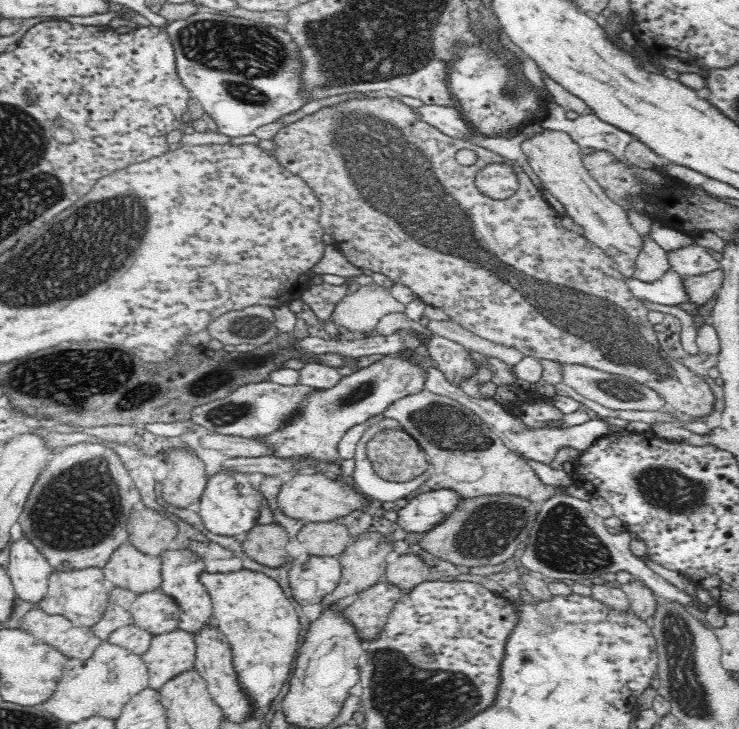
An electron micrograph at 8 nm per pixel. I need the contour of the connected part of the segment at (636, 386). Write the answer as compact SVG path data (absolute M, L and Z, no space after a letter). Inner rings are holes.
M561 364L561 366L564 384L571 386L576 393L584 396L584 398L603 407L620 411L661 411L667 409L665 401L658 393L634 379L623 378L618 380L616 375L580 364Z

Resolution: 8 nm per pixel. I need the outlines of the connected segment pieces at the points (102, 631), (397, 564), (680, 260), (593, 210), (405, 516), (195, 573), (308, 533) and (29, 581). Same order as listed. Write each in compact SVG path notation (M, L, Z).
M112 587L109 592L108 606L105 613L91 631L102 641L108 641L108 636L122 626L134 624L131 604L137 594L126 588Z
M402 554L394 563L387 564L383 580L406 591L428 580L430 575L430 569L420 556Z
M695 242L667 252L667 259L671 270L682 277L700 276L722 267L720 261L716 261L704 246Z
M544 129L524 140L521 149L529 165L543 182L543 187L564 205L566 216L582 226L583 235L610 256L626 278L632 277L643 238L630 225L626 207L604 194L598 181L586 170L582 147L566 132Z
M448 487L420 493L398 512L398 526L406 532L429 532L454 512L461 500L461 496Z
M171 548L159 558L162 565L160 590L173 598L180 607L179 628L194 635L204 626L214 625L211 598L199 579L200 574L205 571L205 560L188 548Z
M337 521L308 522L297 535L296 540L302 543L307 552L314 556L338 557L346 550L351 538L348 528Z
M26 538L10 544L6 571L20 600L33 605L48 592L48 578L54 570L47 558Z

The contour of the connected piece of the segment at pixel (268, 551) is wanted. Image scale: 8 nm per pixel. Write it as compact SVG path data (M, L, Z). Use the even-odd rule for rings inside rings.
M278 522L264 526L256 524L247 533L246 541L241 546L252 560L270 568L278 568L290 561L286 553L286 544L290 540Z

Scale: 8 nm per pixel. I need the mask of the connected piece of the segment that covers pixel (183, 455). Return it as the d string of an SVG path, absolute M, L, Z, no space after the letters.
M174 448L166 459L167 476L162 482L163 498L174 508L199 502L207 484L205 465L189 449Z

